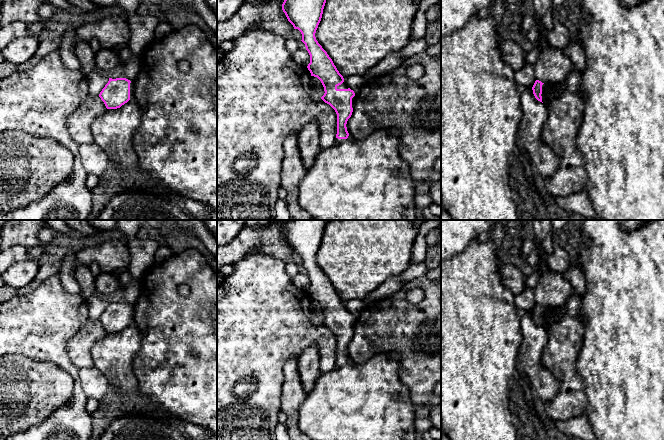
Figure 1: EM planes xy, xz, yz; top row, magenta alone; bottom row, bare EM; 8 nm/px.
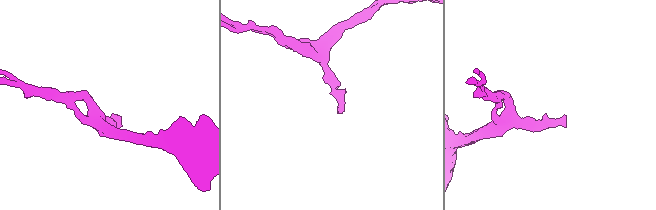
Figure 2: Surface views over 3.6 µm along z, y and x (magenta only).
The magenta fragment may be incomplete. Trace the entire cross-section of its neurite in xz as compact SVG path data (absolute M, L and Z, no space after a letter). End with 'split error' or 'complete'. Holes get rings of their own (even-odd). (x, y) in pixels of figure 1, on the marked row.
M284 0L282 4L282 10L285 13L288 21L293 25L294 29L298 29L302 34L302 42L305 44L306 50L310 55L310 63L307 68L311 73L311 76L317 77L323 87L324 87L324 95L321 99L329 104L337 114L337 134L336 141L333 146L327 149L322 149L315 158L313 165L307 170L302 182L299 187L299 206L307 211L311 216L312 220L417 220L418 212L416 211L416 207L414 205L414 187L416 181L410 175L409 165L400 157L399 155L399 137L391 135L387 130L377 130L371 133L368 137L362 140L355 140L351 137L347 131L347 121L351 117L353 112L353 107L356 99L356 92L351 90L347 84L344 82L343 76L339 73L336 66L334 65L332 59L329 57L327 52L322 48L322 46L318 43L315 37L316 30L321 21L323 9L325 6L326 0Z | split error

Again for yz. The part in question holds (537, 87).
M539 80L535 81L532 90L535 98L538 101L543 102L545 105L548 104L550 99L558 96L558 92L550 83L542 83Z | split error

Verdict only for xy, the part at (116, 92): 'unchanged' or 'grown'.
grown

